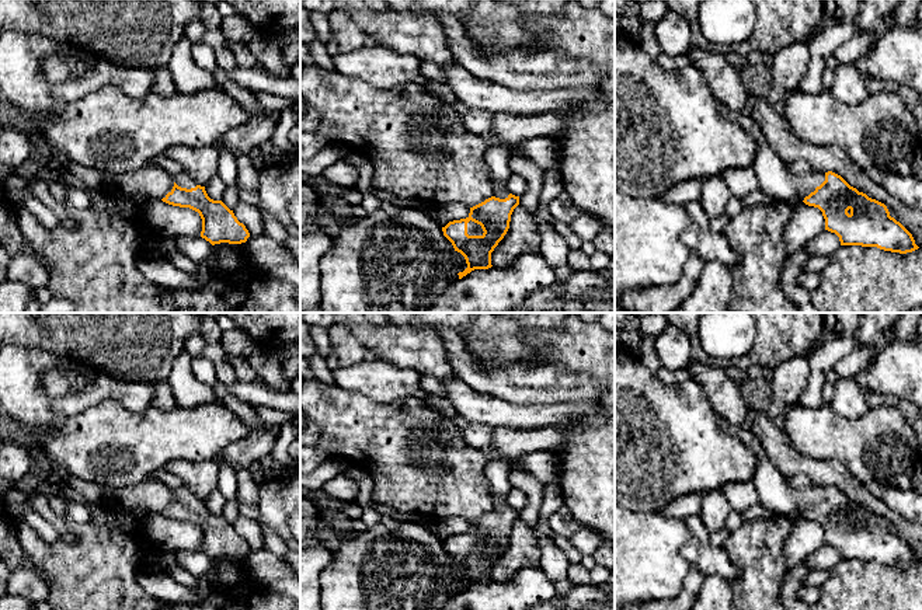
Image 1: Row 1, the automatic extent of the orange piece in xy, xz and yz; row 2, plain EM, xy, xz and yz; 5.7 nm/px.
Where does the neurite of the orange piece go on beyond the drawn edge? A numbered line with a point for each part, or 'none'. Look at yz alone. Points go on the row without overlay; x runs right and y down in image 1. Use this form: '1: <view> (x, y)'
1: yz (775, 494)

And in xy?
1: xy (183, 492)

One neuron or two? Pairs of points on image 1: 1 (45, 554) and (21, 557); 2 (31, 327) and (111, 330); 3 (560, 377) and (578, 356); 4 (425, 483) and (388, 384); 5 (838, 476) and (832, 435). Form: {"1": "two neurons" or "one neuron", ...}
{"1": "two neurons", "2": "one neuron", "3": "two neurons", "4": "two neurons", "5": "two neurons"}

